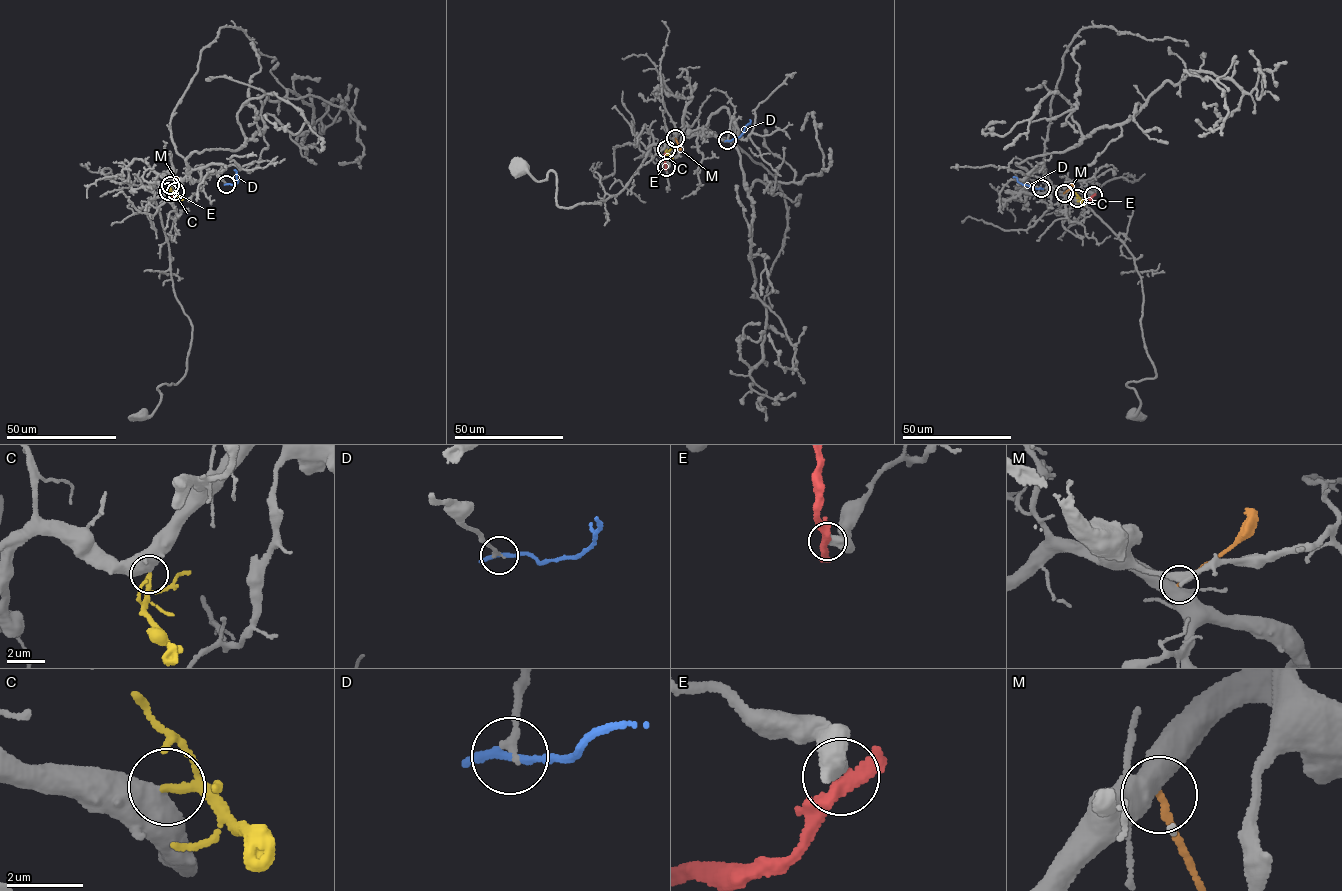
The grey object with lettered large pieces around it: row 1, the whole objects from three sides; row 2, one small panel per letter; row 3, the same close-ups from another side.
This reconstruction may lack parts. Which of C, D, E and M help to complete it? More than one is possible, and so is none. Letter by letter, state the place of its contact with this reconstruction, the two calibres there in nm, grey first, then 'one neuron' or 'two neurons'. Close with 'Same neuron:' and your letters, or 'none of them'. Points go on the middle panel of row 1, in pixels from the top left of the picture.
C: (666, 149) | 650/190 nm | one neuron
D: (727, 140) | 200/190 nm | two neurons
E: (666, 167) | 650/360 nm | two neurons
M: (675, 138) | 480/180 nm | two neurons
Same neuron: C

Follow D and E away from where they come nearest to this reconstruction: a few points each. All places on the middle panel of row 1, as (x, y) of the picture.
D: (728, 141), (740, 135), (750, 119)
E: (666, 167), (665, 153)

